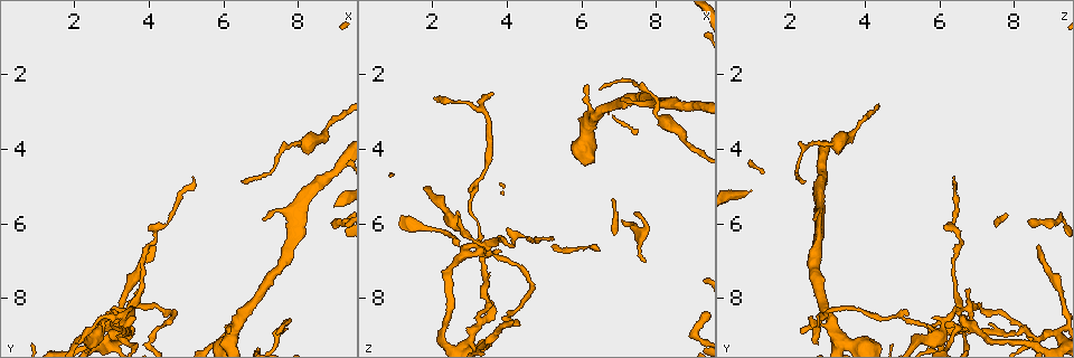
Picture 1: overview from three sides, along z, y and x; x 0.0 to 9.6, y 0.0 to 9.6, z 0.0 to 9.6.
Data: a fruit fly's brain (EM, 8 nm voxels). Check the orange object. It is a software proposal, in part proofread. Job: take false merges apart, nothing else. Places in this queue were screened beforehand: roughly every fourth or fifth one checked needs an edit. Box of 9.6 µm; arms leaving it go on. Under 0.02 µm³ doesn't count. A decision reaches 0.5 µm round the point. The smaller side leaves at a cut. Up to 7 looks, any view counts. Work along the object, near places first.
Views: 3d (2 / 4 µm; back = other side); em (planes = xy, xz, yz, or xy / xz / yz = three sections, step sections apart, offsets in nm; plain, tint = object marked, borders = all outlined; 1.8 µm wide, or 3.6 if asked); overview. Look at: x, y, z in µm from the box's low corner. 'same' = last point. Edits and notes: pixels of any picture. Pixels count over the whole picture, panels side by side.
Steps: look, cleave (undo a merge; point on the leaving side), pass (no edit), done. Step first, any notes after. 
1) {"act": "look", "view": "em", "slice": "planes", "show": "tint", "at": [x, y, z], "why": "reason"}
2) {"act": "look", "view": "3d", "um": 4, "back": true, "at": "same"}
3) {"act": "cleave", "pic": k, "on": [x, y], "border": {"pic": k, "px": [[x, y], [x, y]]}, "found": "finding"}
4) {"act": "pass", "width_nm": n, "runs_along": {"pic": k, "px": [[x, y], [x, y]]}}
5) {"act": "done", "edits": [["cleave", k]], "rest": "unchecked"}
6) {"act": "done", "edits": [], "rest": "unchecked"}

{"act": "look", "view": "em", "slice": "yz", "step": 8, "show": "tint", "at": [6.15, 9.10, 3.40]}

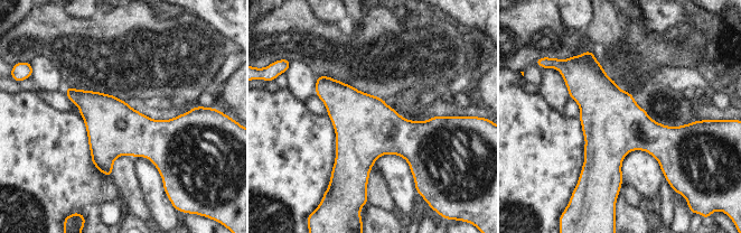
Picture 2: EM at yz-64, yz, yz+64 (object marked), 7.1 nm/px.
{"act": "look", "view": "em", "slice": "planes", "show": "tint", "at": "same", "why": "cut it another way"}

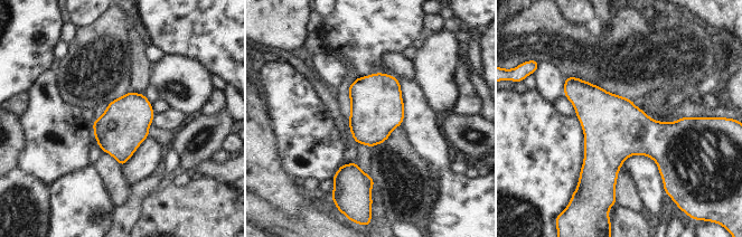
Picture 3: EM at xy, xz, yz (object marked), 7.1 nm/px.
{"act": "pass", "found": "all the same neuron"}

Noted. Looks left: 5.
{"act": "look", "view": "3d", "um": 2, "at": [3.30, 9.05, 8.50], "why": "touches itself"}

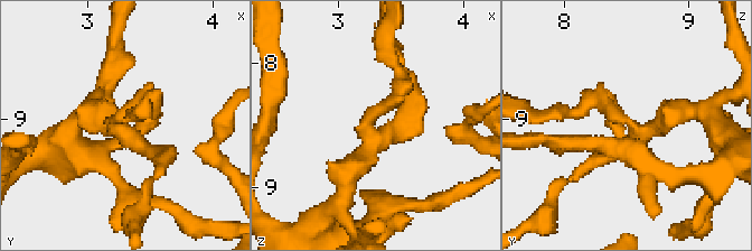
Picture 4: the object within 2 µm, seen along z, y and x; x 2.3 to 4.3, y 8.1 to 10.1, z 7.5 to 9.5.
{"act": "look", "view": "em", "slice": "planes", "show": "tint", "at": [3.24, 9.04, 8.50]}

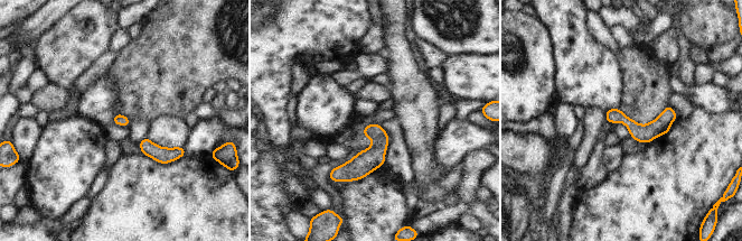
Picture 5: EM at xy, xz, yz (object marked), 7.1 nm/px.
{"act": "pass", "runs_along": {"pic": 5, "px": [[377, 127], [377, 147], [332, 176]]}, "found": "continuous, no second neuron"}

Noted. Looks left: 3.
{"act": "look", "view": "3d", "um": 2, "at": [3.70, 7.85, 6.75]}

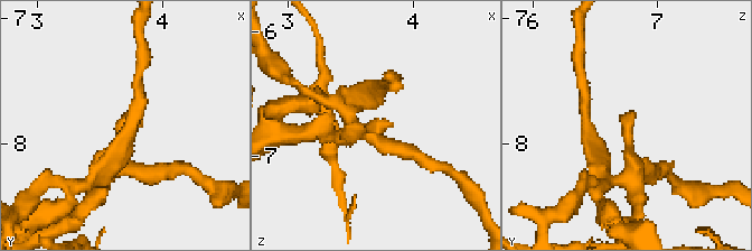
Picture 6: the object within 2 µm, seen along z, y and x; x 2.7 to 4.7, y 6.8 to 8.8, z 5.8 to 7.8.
{"act": "look", "view": "em", "slice": "planes", "show": "tint", "at": [3.74, 7.90, 6.76]}

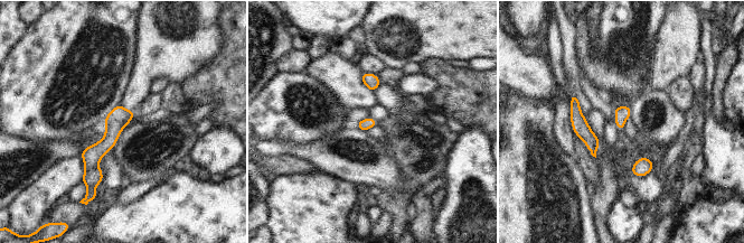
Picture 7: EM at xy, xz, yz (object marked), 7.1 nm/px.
{"act": "cleave", "pic": 7, "on": [92, 155], "width_nm": 80, "part_leaving": {"pic": 7, "px": [[131, 113], [87, 165]]}, "found": "a second neuron is stuck on"}

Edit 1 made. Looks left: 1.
{"act": "done", "edits": [["cleave", 7]], "rest": "unchecked"}

